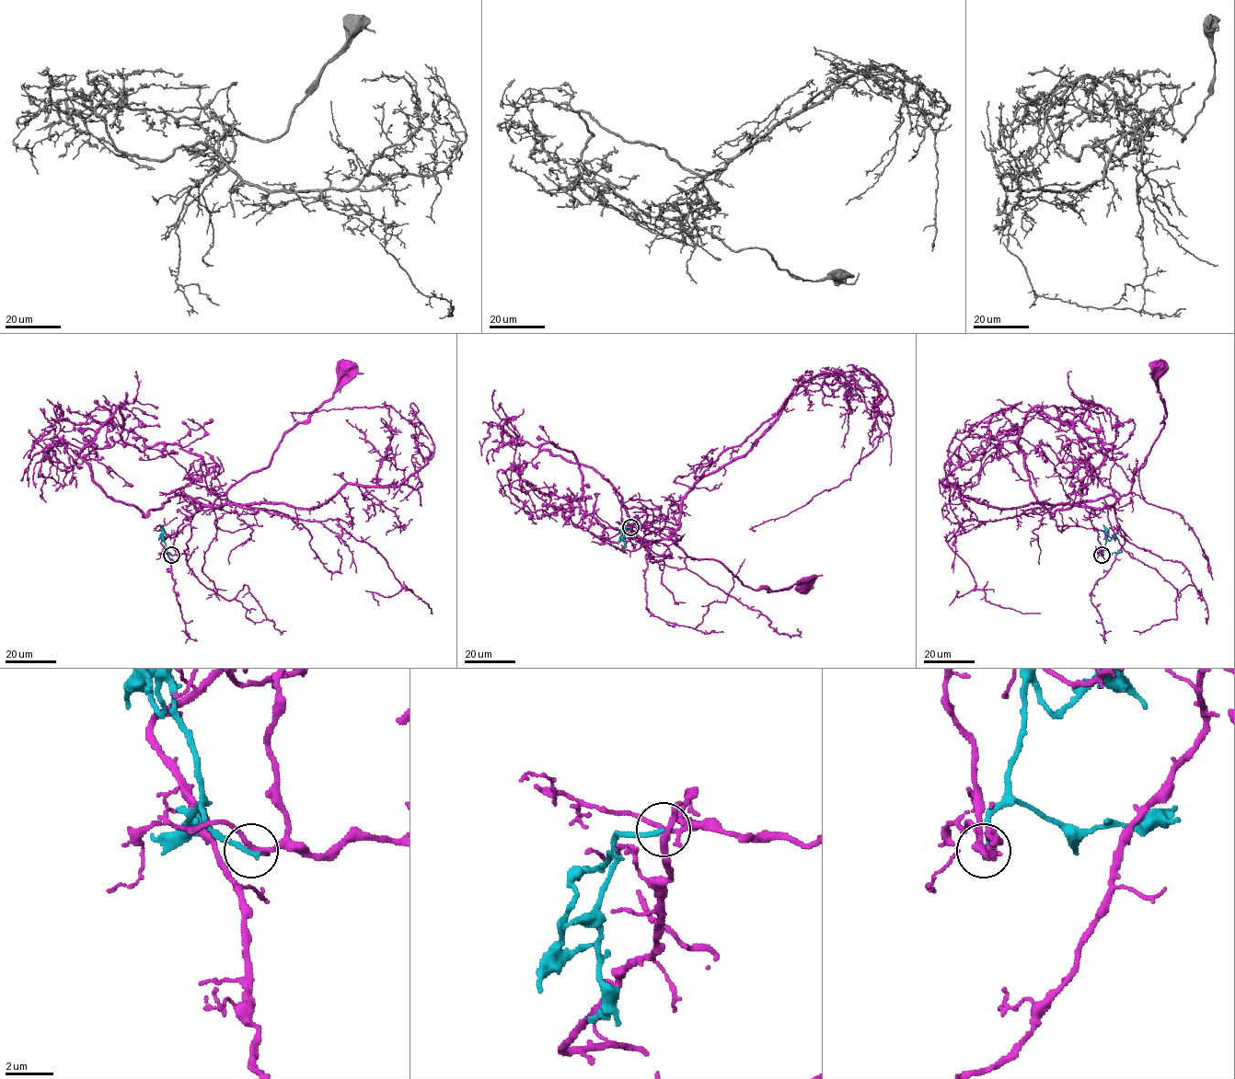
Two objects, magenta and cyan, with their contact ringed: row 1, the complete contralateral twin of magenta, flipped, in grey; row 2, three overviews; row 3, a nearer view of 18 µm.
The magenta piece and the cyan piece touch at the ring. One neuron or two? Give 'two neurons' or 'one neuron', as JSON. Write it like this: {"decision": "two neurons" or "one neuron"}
{"decision": "two neurons"}

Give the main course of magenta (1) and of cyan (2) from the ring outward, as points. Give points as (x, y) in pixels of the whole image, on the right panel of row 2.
1: (1102, 555), (1089, 514), (1109, 508), (1129, 492), (1133, 474), (1163, 427), (1159, 368)
2: (1102, 555), (1107, 538), (1110, 540), (1115, 537), (1119, 540)

